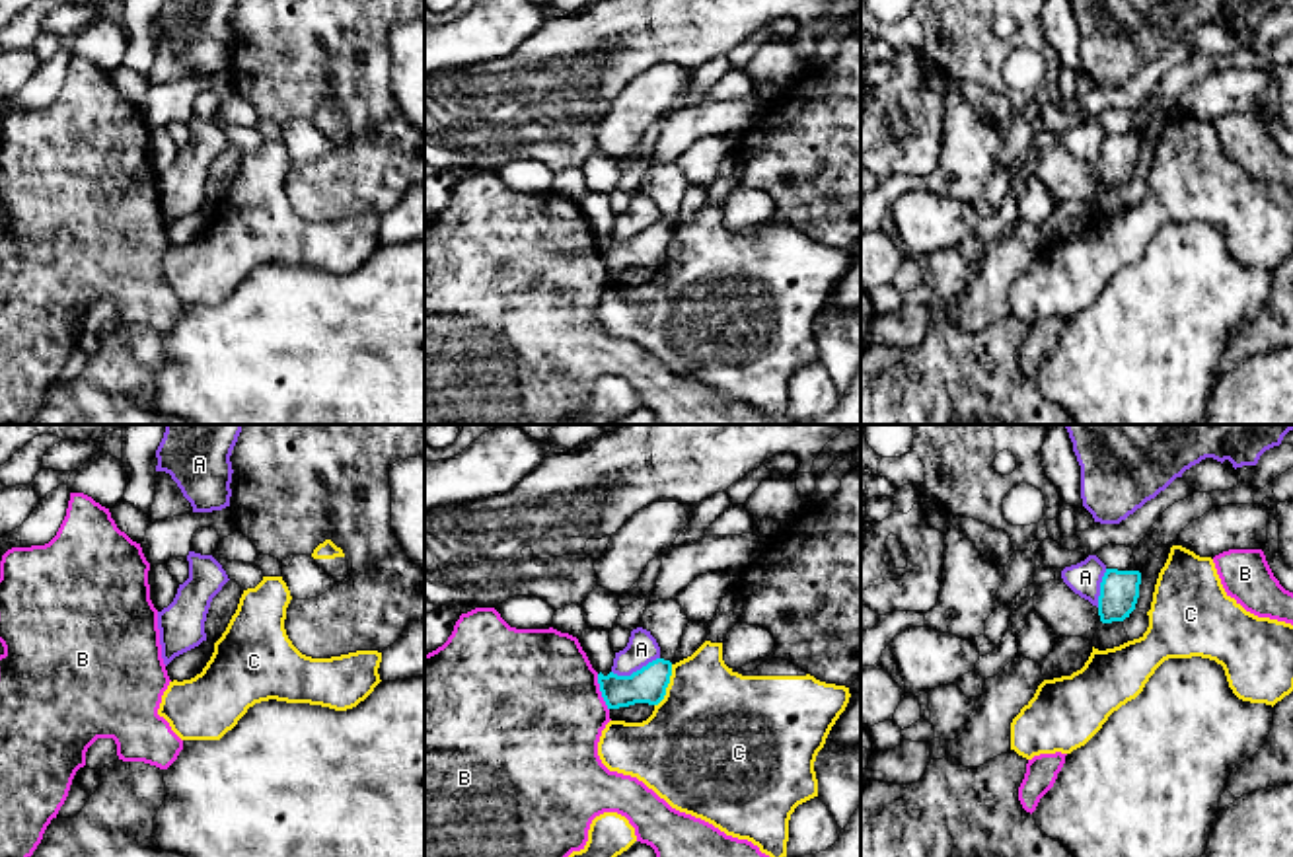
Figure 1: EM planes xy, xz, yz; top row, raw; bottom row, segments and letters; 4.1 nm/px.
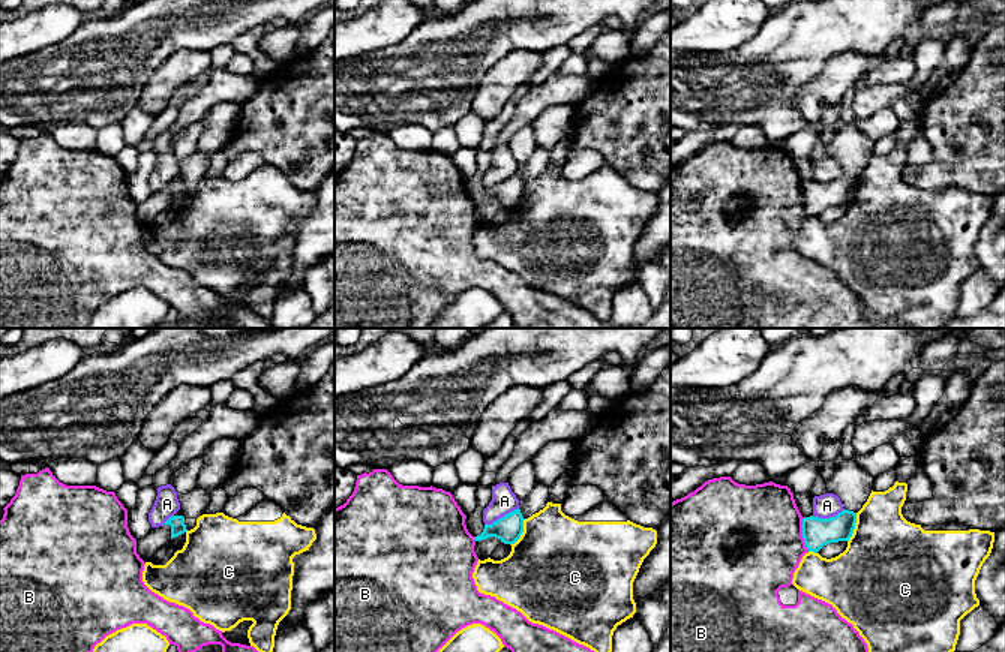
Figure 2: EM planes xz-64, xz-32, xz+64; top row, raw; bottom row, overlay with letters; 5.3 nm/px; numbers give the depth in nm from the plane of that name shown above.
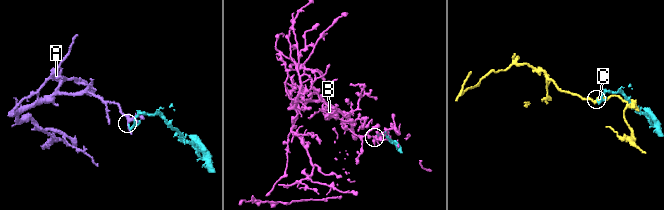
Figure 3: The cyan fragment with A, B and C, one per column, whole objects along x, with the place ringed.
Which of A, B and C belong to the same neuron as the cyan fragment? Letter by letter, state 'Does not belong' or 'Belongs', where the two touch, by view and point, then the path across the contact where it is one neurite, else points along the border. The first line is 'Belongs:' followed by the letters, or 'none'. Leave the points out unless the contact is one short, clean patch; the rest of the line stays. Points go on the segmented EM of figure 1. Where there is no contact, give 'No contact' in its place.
Belongs: none
A: Does not belong. Touches cyan at xz (637, 670)
B: Does not belong. Touches cyan at xz (600, 690)
C: Does not belong. Touches cyan at xz (666, 686)

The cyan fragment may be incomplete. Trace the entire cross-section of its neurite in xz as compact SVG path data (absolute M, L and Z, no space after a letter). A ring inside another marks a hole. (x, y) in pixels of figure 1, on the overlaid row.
M656 658L633 672L631 676L617 676L610 672L598 674L598 684L608 709L629 707L635 703L658 705L670 684L672 662Z

